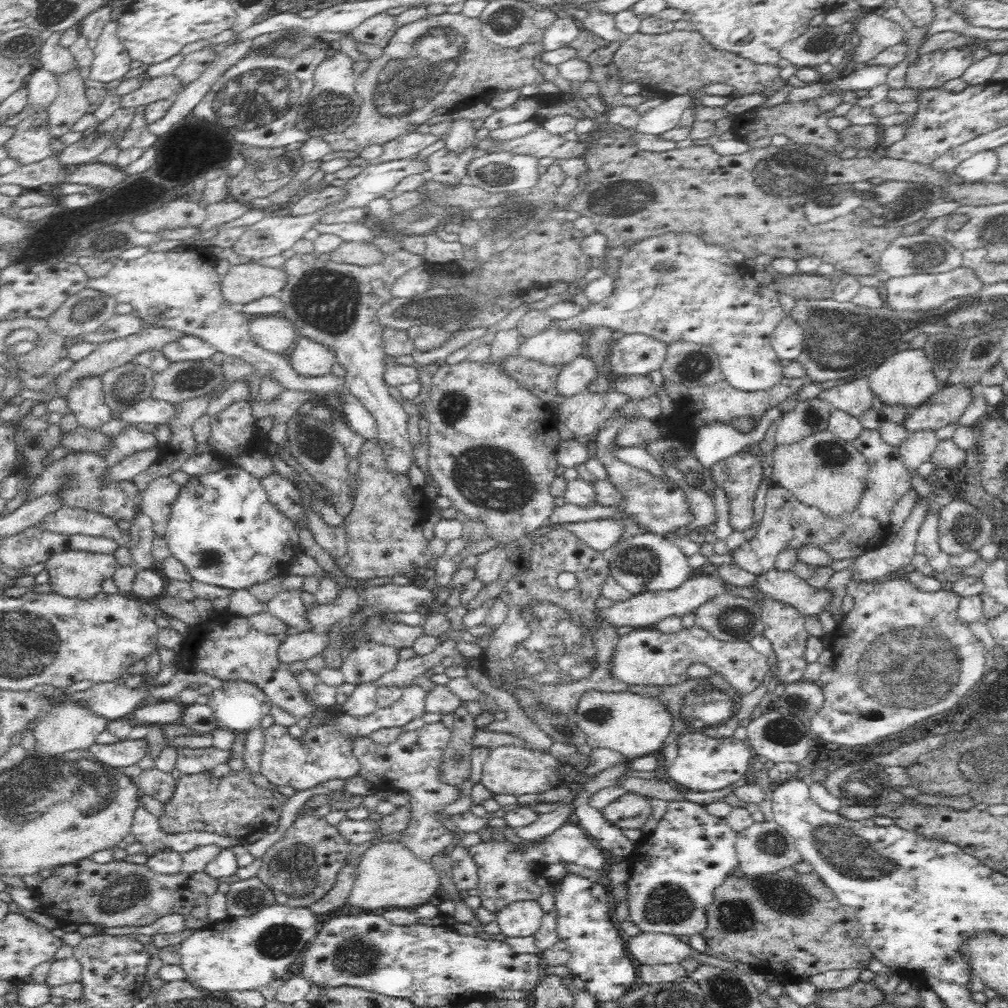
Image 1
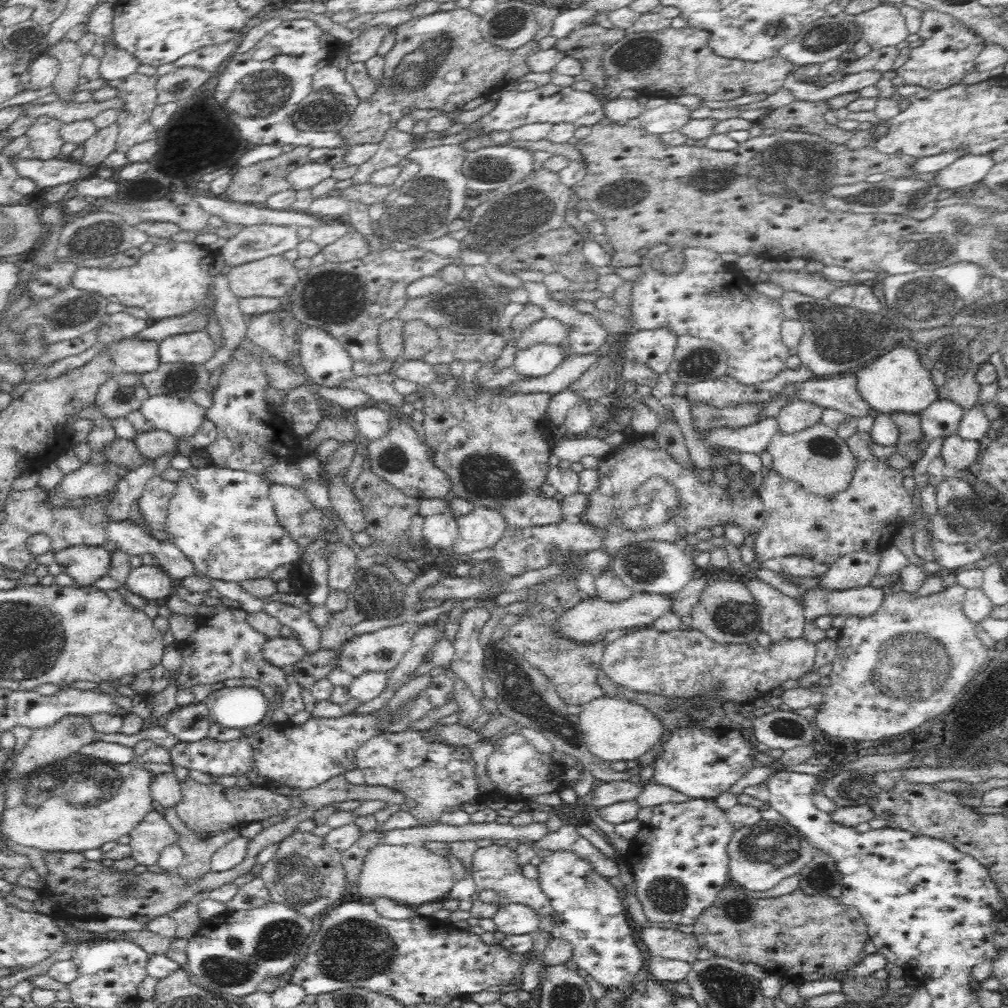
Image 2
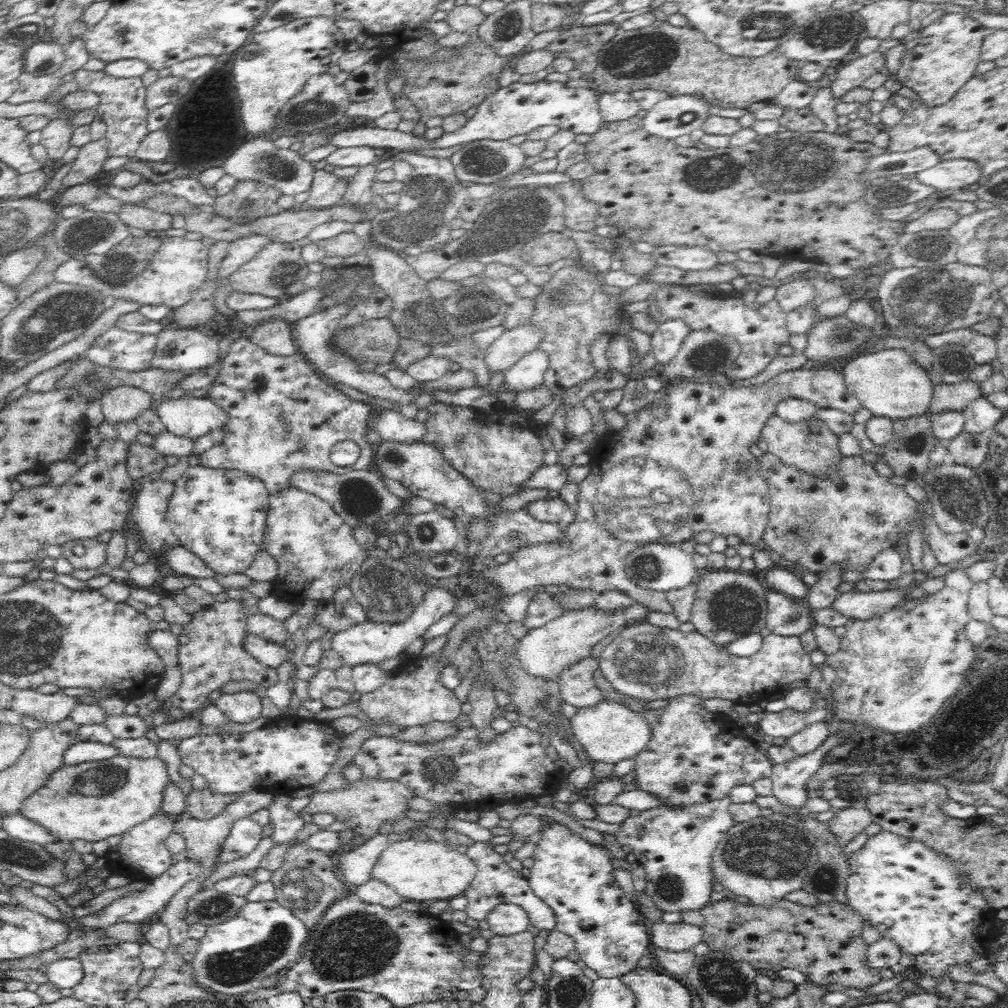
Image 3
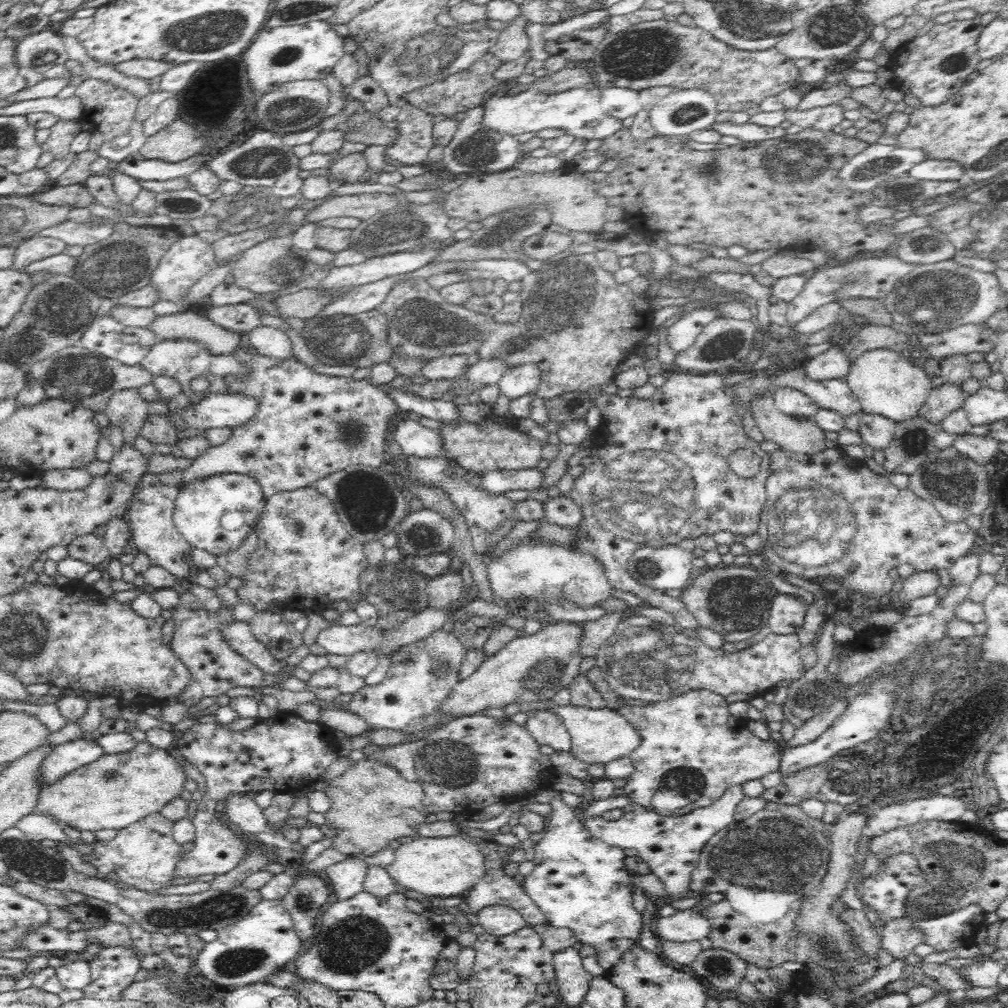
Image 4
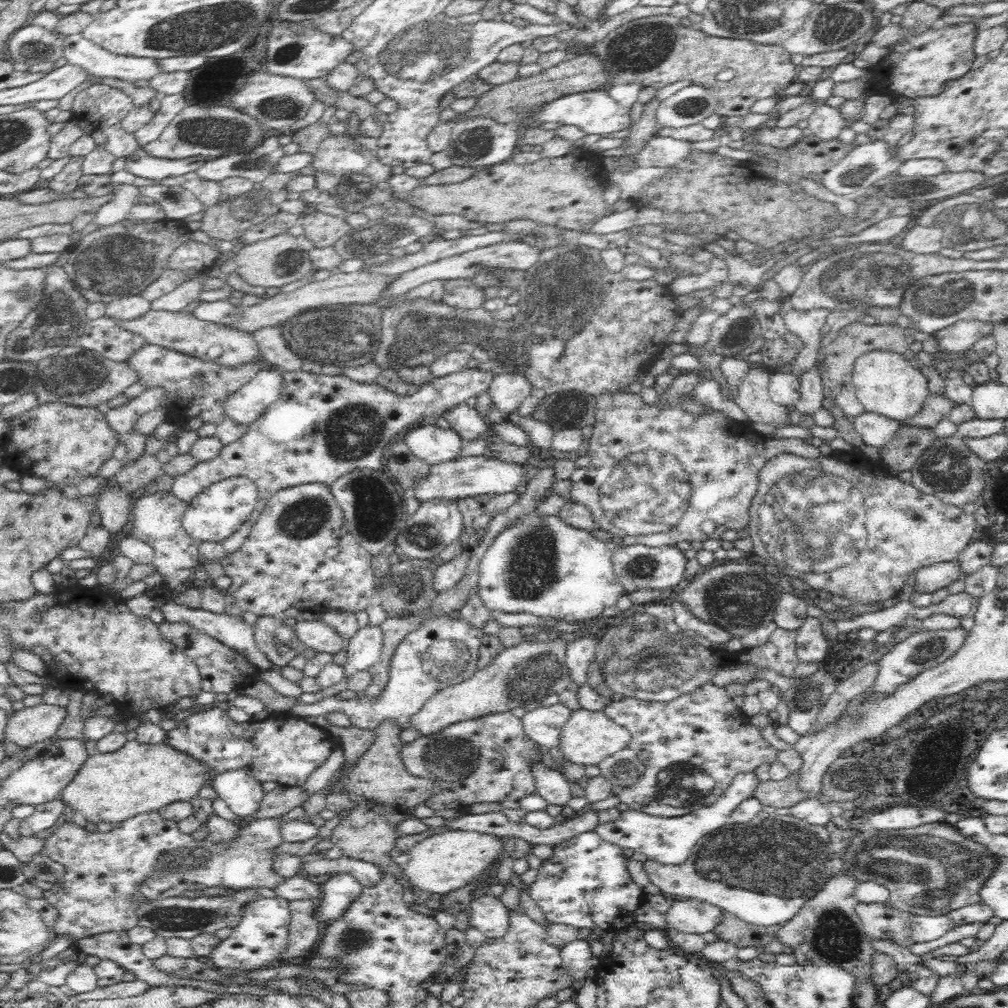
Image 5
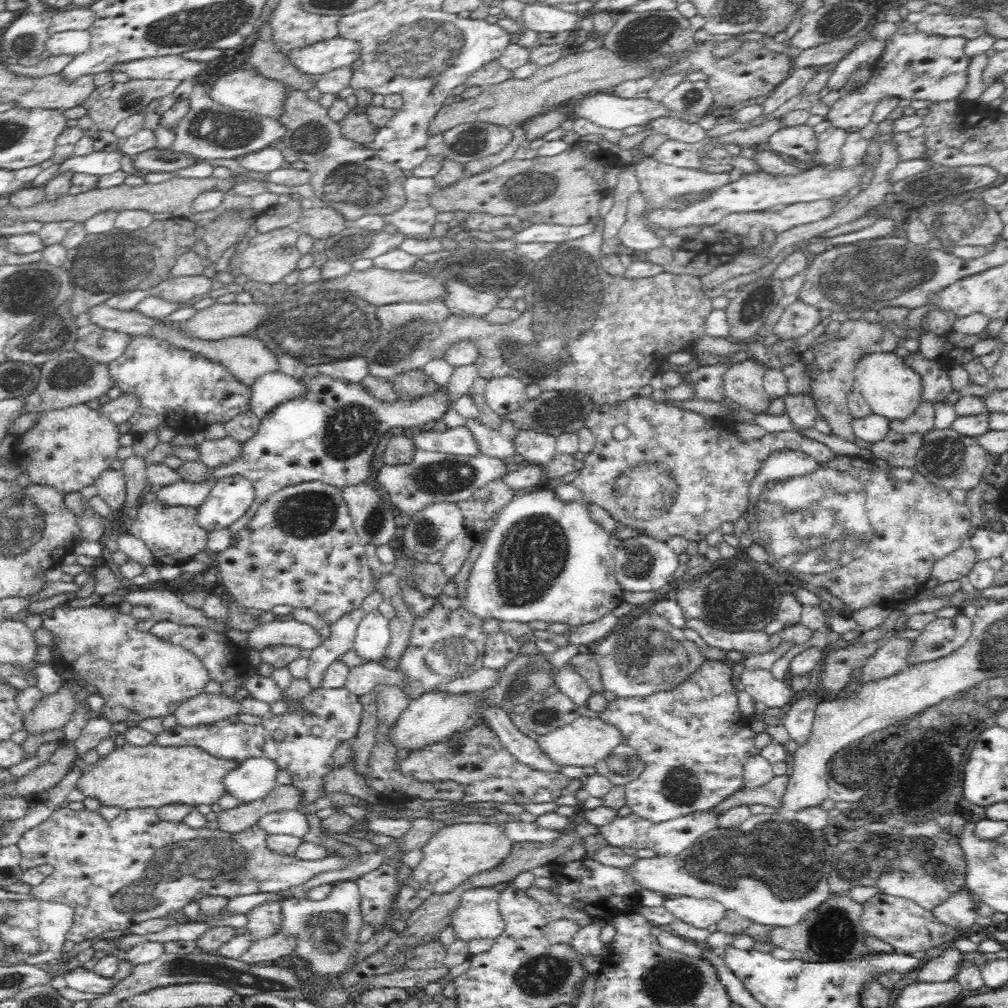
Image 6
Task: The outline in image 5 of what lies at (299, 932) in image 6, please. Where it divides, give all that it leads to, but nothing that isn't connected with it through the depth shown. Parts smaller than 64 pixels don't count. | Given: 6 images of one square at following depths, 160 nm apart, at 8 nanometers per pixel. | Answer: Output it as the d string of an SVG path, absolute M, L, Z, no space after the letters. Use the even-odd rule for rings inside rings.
M334 872L321 886L320 904L317 906L317 917L322 922L330 923L340 918L355 898L362 892L363 886L345 872Z

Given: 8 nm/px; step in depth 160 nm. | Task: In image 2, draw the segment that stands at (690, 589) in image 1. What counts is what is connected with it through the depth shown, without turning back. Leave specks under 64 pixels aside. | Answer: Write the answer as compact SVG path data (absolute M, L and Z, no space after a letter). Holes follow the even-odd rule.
M636 593L626 600L608 602L600 597L584 598L580 604L566 611L558 619L558 633L570 638L574 643L594 643L602 641L609 632L620 629L642 629L652 624L663 614L672 611L673 598L671 595L652 593Z

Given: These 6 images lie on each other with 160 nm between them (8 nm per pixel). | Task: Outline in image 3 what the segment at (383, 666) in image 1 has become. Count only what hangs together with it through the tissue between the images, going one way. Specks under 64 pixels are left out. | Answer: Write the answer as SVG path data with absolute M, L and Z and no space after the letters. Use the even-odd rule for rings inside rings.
M432 588L425 593L422 602L414 607L412 614L400 623L373 623L366 621L362 624L344 630L344 632L335 633L332 638L332 649L340 656L344 665L350 668L359 664L375 664L379 665L384 660L390 658L402 658L403 655L410 650L412 642L416 638L421 638L425 631L438 622L440 618L450 613L450 610L456 606L456 597L446 590L446 588Z

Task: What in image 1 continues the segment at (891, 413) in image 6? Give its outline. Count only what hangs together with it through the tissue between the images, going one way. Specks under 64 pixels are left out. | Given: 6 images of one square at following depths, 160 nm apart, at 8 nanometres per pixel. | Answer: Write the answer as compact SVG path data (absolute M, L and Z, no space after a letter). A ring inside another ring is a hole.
M902 350L894 353L869 375L869 385L884 404L918 406L924 404L930 395L938 391L938 380L934 375L936 365L925 355L923 350Z

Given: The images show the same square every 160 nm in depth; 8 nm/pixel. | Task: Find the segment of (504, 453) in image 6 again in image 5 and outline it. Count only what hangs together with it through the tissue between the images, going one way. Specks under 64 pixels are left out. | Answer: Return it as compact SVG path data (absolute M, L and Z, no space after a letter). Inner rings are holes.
M467 403L456 405L453 410L442 412L440 416L444 417L450 428L460 435L462 442L476 440L480 434L488 430L488 424L478 415L478 411Z

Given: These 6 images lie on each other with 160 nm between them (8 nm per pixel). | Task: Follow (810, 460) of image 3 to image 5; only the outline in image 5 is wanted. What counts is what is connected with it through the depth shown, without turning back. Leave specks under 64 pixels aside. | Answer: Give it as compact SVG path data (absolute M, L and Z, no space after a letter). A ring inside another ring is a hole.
M751 365L750 371L741 380L736 392L735 402L746 413L751 423L772 425L775 430L792 424L790 411L785 406L775 403L769 395L770 374L762 366Z

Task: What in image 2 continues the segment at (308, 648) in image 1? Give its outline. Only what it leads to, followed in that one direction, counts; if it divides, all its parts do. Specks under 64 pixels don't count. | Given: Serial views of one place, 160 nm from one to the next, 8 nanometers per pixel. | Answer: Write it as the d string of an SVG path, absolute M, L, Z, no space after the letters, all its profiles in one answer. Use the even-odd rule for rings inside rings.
M293 635L287 638L268 639L262 653L268 662L282 669L292 668L295 662L308 657L302 643Z

